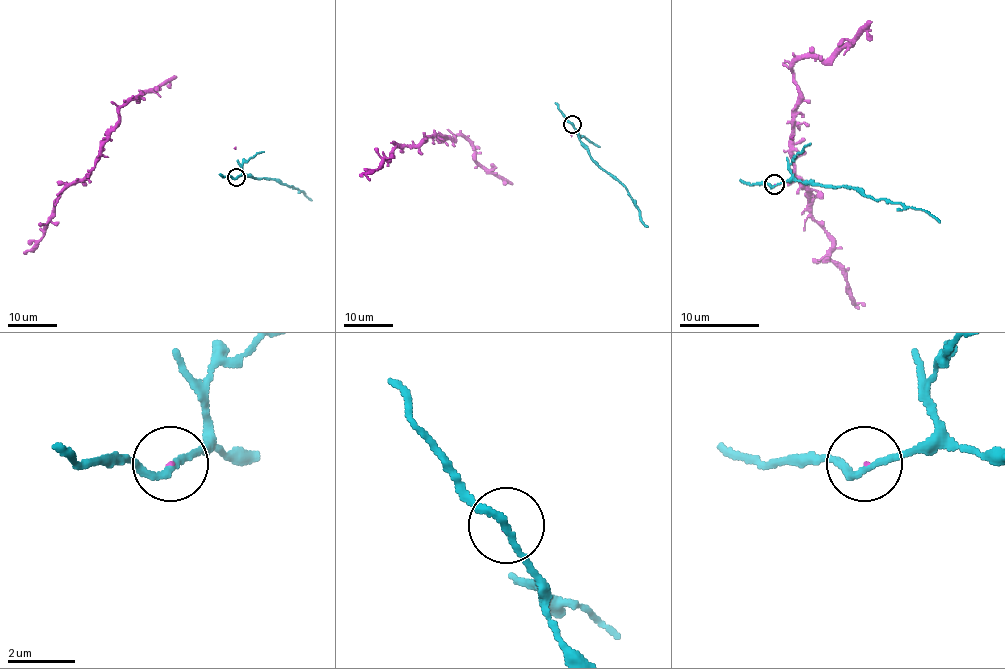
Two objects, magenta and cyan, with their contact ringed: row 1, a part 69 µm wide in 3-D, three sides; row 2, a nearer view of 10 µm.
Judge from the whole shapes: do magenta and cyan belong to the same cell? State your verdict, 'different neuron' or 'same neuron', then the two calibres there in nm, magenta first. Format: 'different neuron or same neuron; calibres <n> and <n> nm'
different neuron; calibres 50 and 190 nm

